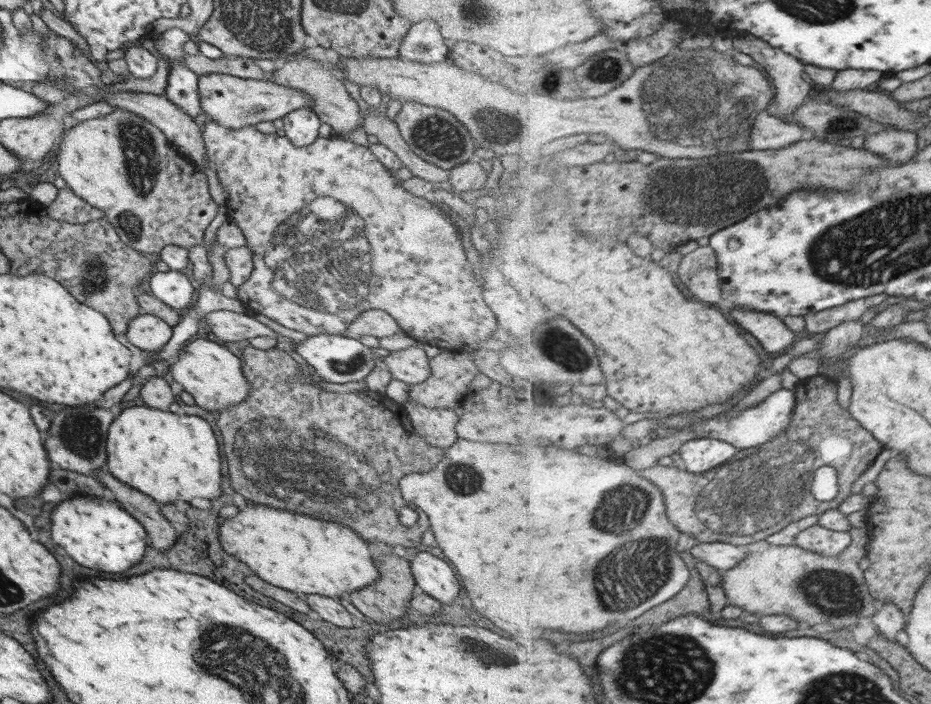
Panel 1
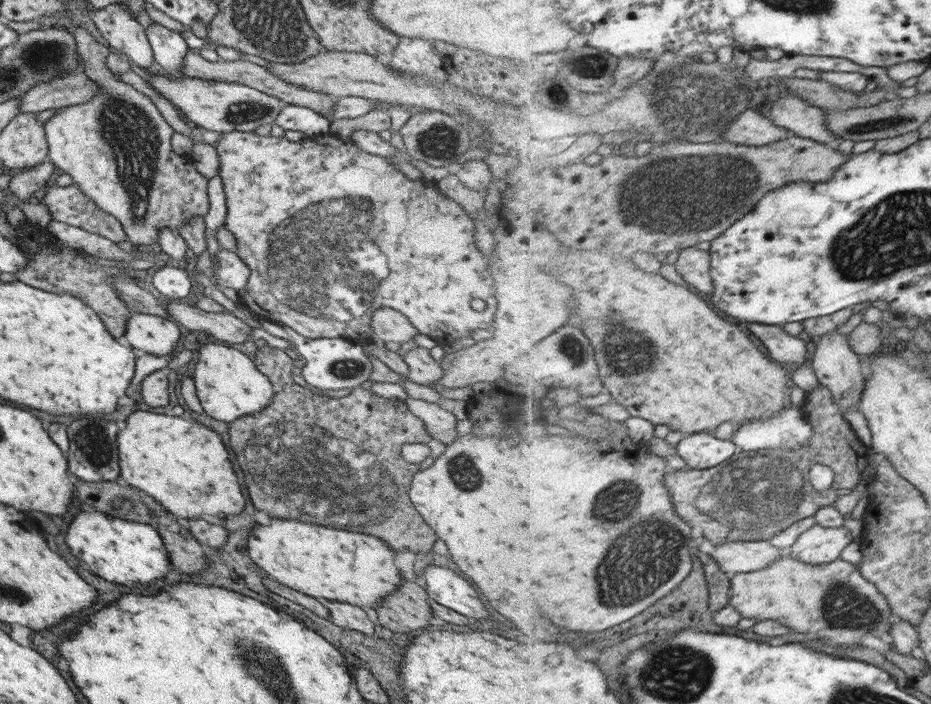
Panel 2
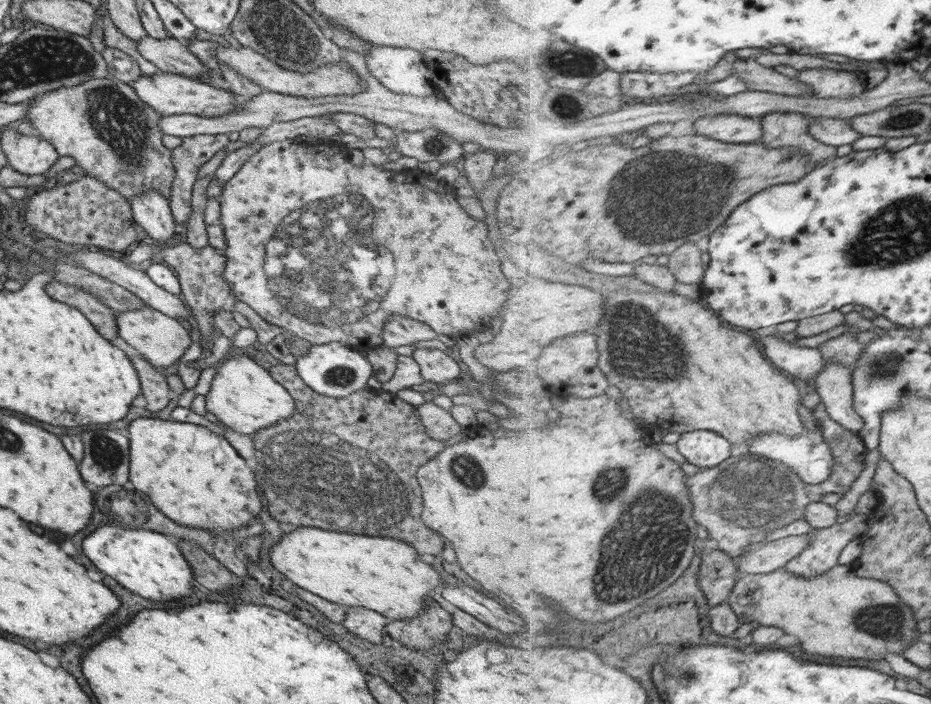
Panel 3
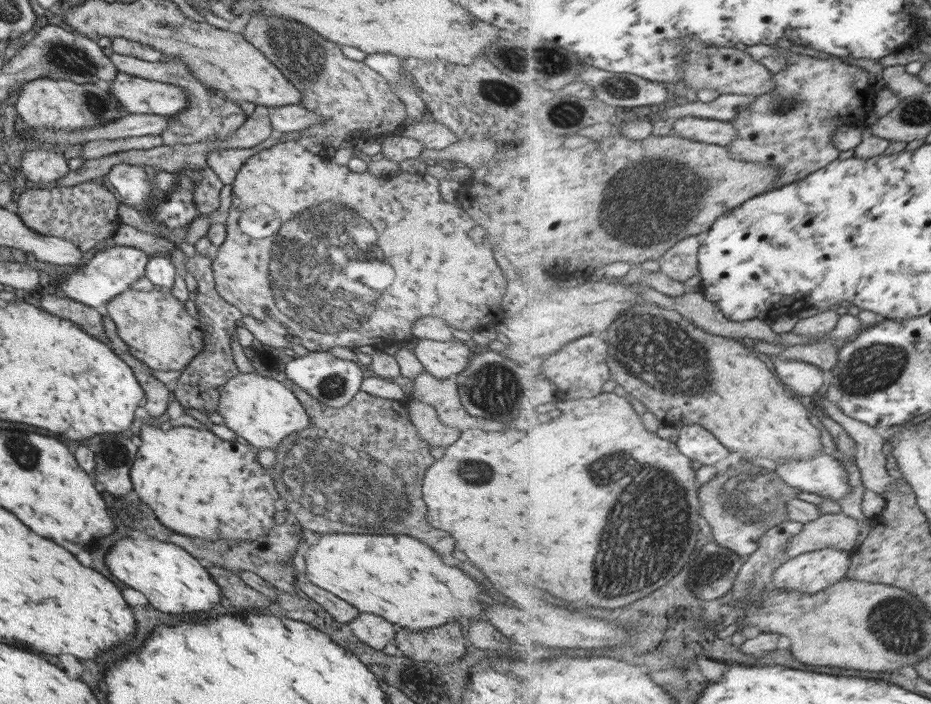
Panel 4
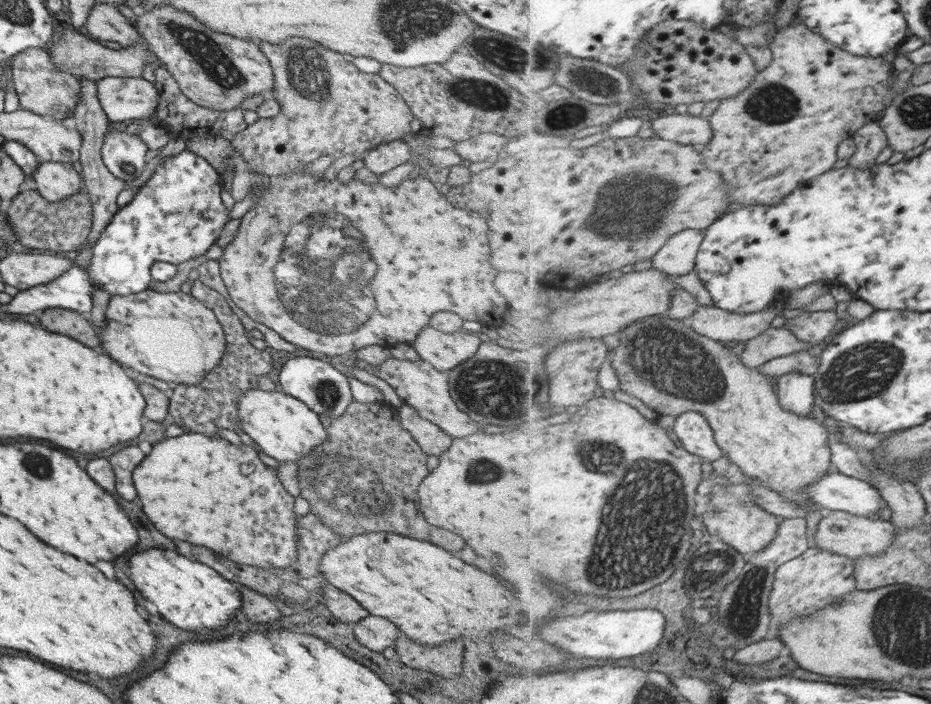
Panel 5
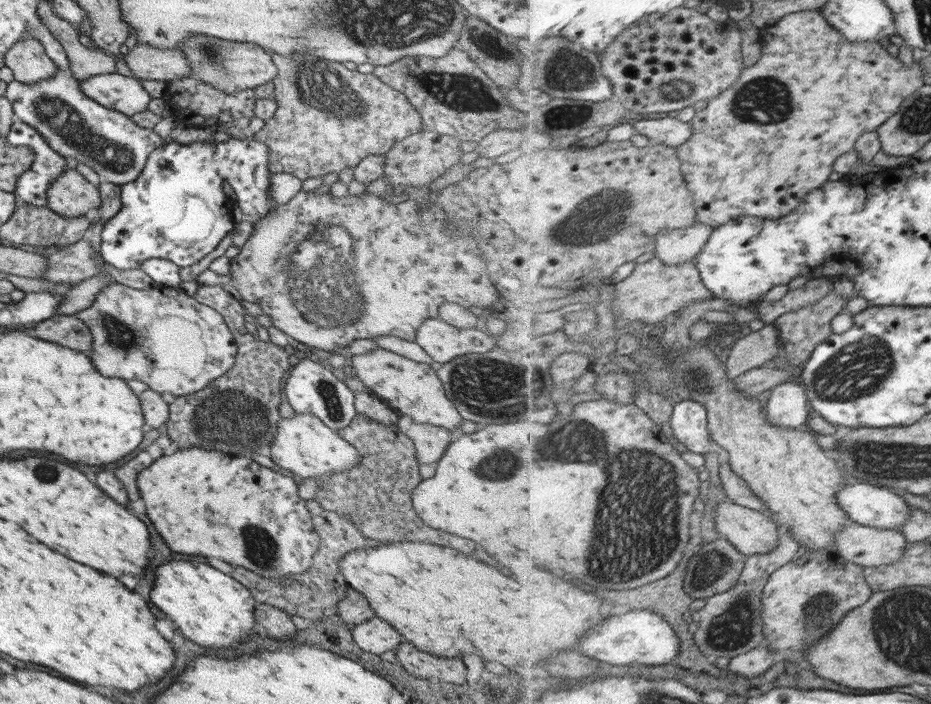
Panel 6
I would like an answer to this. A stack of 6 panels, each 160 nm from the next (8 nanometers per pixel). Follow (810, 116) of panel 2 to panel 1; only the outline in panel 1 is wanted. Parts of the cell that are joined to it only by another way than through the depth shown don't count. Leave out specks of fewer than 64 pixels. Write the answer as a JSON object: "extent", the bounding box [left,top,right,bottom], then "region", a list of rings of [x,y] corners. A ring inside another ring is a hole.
{"extent":[733,34,811,122],"region":[[[742,34],[733,40],[733,48],[739,52],[748,54],[753,60],[769,71],[769,77],[772,79],[774,86],[776,86],[776,95],[774,96],[774,103],[776,104],[778,116],[785,122],[797,122],[794,117],[794,112],[806,101],[811,92],[811,87],[805,80],[803,80],[803,71],[807,72],[806,64],[791,56],[783,49],[771,46],[767,41],[761,40],[751,34]]]}

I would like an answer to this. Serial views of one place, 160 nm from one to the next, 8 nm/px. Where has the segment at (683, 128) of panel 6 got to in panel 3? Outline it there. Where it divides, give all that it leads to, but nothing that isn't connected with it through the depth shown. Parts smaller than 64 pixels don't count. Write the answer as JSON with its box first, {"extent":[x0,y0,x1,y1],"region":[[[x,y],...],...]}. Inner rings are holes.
{"extent":[693,114,763,144],"region":[[[729,114],[699,117],[693,127],[694,134],[737,144],[754,144],[763,132],[760,119]]]}

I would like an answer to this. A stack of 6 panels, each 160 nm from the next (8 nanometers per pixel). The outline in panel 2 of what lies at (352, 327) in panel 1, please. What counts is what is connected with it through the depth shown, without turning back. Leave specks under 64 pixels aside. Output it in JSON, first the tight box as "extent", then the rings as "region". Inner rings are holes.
{"extent":[370,308,418,344],"region":[[[379,308],[372,312],[370,334],[383,344],[406,343],[418,334],[417,329],[406,316],[392,308]]]}

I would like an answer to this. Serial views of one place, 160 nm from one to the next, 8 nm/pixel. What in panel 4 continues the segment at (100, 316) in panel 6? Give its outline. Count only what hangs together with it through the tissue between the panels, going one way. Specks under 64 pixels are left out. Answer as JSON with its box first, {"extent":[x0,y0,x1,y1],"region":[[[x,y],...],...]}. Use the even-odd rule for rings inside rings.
{"extent":[107,289,202,370],"region":[[[128,289],[109,299],[107,316],[114,322],[117,337],[129,352],[154,370],[182,370],[202,350],[201,320],[192,318],[169,290],[136,291]]]}

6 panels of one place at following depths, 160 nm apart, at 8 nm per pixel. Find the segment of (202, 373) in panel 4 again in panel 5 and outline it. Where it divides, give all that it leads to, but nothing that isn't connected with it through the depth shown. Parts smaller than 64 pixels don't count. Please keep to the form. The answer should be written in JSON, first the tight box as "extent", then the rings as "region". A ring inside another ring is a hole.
{"extent":[168,279,271,437],"region":[[[197,279],[192,283],[190,295],[214,312],[225,335],[225,352],[220,362],[204,376],[202,382],[195,386],[177,384],[172,386],[173,393],[168,399],[168,413],[177,426],[186,426],[193,433],[204,433],[205,436],[217,437],[217,432],[237,432],[238,423],[236,406],[240,396],[250,388],[257,387],[257,377],[267,375],[271,370],[271,358],[267,351],[257,352],[248,340],[248,333],[242,327],[233,310],[225,303],[224,298],[216,291]]]}

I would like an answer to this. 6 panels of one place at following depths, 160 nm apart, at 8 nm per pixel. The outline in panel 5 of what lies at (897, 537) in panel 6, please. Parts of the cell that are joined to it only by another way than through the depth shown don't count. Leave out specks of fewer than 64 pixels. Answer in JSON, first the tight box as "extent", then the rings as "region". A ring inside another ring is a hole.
{"extent":[814,511,896,559],"region":[[[828,511],[819,521],[814,534],[814,542],[820,549],[852,559],[865,555],[877,555],[889,548],[896,539],[894,523],[877,517],[857,516],[845,511]]]}

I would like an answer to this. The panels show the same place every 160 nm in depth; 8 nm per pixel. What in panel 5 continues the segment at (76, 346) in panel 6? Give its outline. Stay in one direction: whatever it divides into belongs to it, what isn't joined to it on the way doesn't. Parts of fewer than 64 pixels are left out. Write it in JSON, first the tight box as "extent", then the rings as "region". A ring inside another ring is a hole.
{"extent":[38,308,101,348],"region":[[[47,308],[38,314],[38,319],[42,328],[49,330],[49,333],[65,335],[89,348],[101,343],[86,314],[61,308]]]}

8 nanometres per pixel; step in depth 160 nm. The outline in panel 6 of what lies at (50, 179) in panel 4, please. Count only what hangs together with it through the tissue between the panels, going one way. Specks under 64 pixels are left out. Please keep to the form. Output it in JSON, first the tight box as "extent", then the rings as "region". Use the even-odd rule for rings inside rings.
{"extent":[45,168,100,218],"region":[[[68,168],[50,184],[45,196],[46,208],[67,218],[90,217],[100,204],[97,188],[77,171]]]}

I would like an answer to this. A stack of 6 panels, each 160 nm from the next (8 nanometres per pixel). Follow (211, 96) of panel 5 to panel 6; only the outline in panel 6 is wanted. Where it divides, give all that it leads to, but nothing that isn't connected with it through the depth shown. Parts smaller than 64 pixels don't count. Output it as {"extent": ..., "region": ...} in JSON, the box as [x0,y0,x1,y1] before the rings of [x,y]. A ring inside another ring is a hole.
{"extent":[177,34,276,94],"region":[[[192,34],[178,46],[177,50],[184,54],[186,61],[190,64],[191,77],[225,94],[254,89],[271,81],[276,75],[276,66],[270,57],[270,52],[253,43],[231,42],[203,34]]]}

